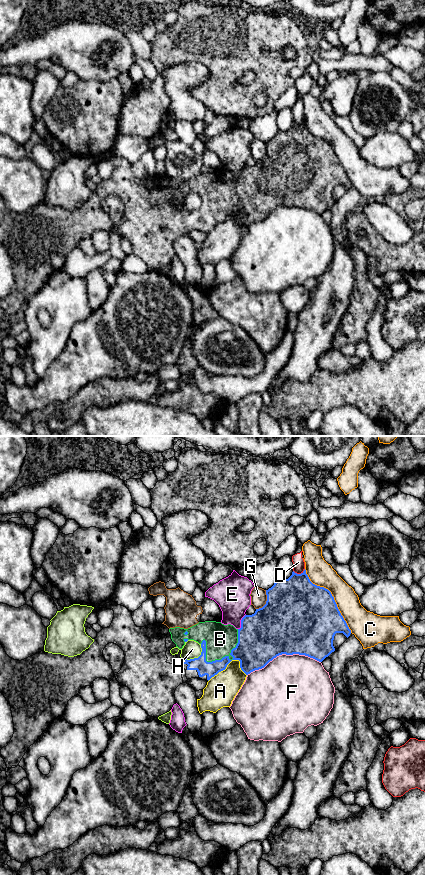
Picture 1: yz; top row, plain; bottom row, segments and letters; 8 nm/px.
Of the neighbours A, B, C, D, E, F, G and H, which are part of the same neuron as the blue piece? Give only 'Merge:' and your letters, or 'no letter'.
Merge: B

